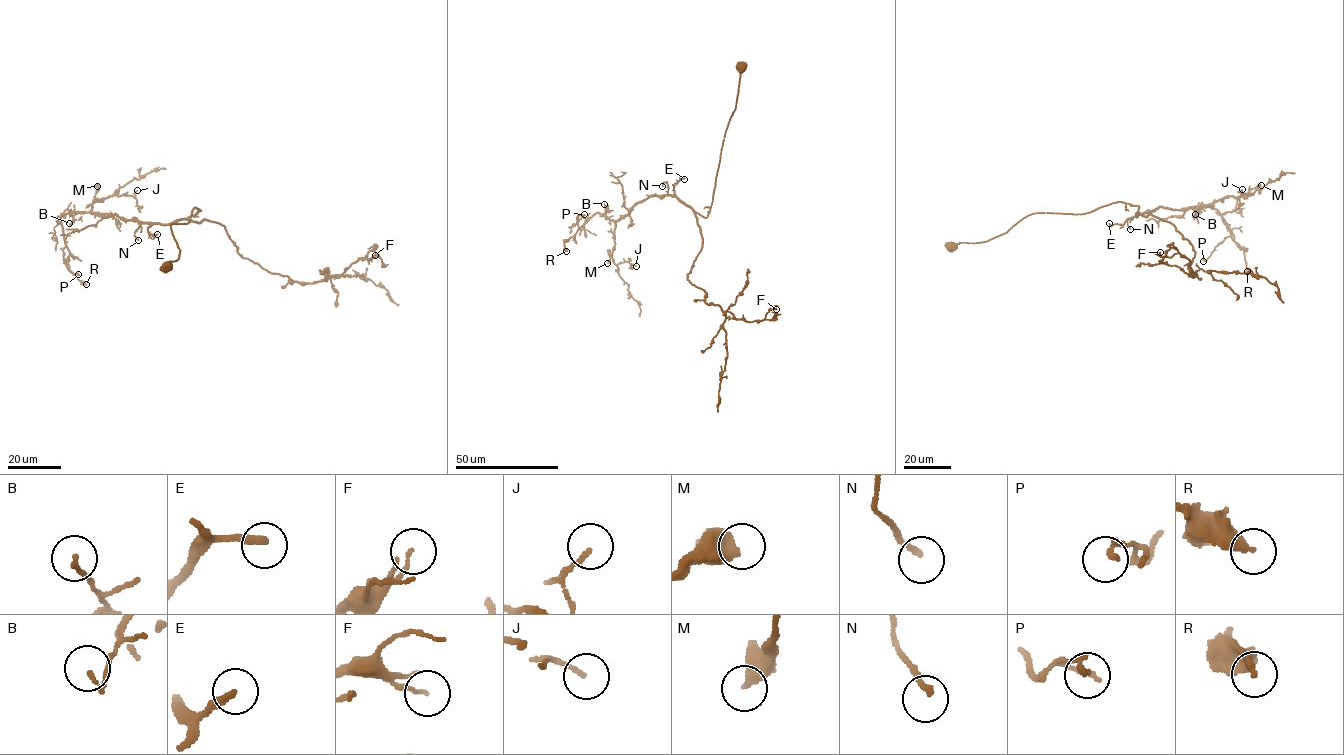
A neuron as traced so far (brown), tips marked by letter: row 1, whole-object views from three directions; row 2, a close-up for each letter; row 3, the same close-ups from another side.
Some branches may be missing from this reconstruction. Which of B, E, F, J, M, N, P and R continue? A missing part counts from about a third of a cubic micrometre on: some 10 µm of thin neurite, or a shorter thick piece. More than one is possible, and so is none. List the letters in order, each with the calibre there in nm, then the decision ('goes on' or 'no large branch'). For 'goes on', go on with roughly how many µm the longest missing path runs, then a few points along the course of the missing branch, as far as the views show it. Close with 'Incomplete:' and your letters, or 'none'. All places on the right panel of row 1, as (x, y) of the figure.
B: calibre 130 nm; no large branch
E: calibre 240 nm; goes on; missing 10 µm; course (1109, 223), (1119, 232), (1124, 232)
F: calibre 90 nm; no large branch
J: calibre 120 nm; no large branch
M: calibre 550 nm; no large branch
N: calibre 160 nm; no large branch
P: calibre 200 nm; no large branch
R: calibre 360 nm; no large branch
Incomplete: E

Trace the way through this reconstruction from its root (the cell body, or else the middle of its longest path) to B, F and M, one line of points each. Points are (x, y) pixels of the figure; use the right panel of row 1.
B: (950, 247), (1000, 235), (1033, 213), (1083, 214), (1117, 202), (1139, 206), (1137, 216), (1210, 206), (1195, 214)
F: (950, 247), (1033, 213), (1121, 202), (1174, 226), (1195, 276), (1184, 256), (1160, 252)
M: (950, 247), (997, 237), (1036, 213), (1123, 202), (1139, 206), (1137, 216), (1206, 207), (1261, 185)

